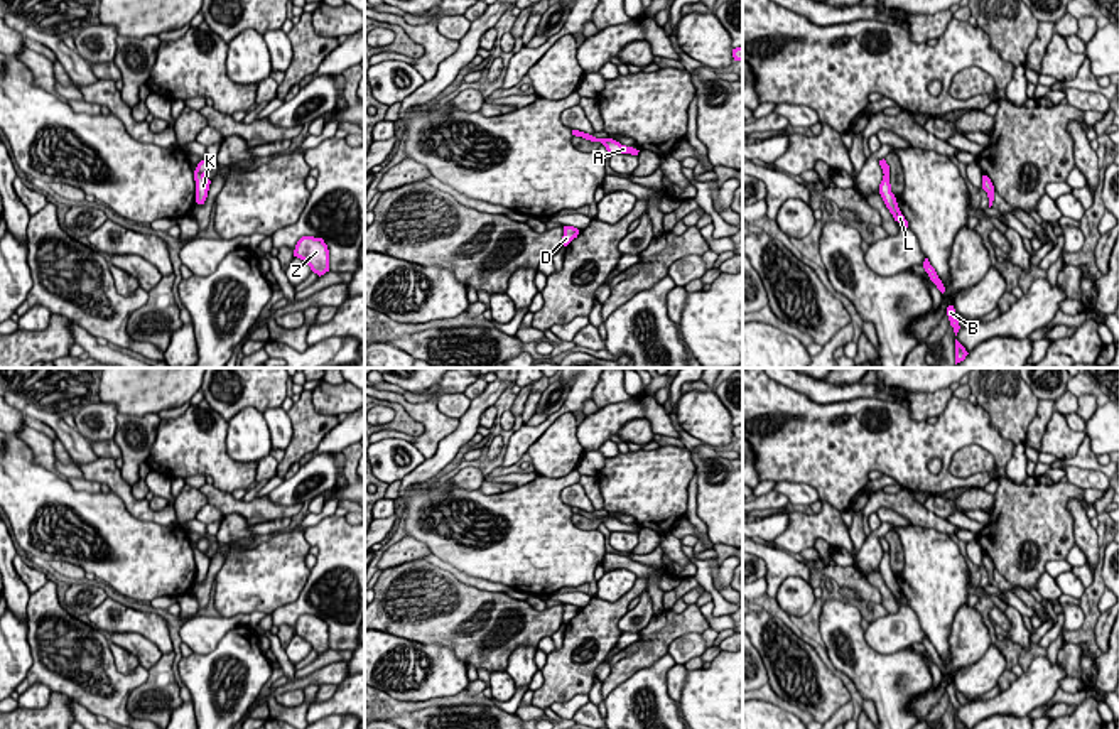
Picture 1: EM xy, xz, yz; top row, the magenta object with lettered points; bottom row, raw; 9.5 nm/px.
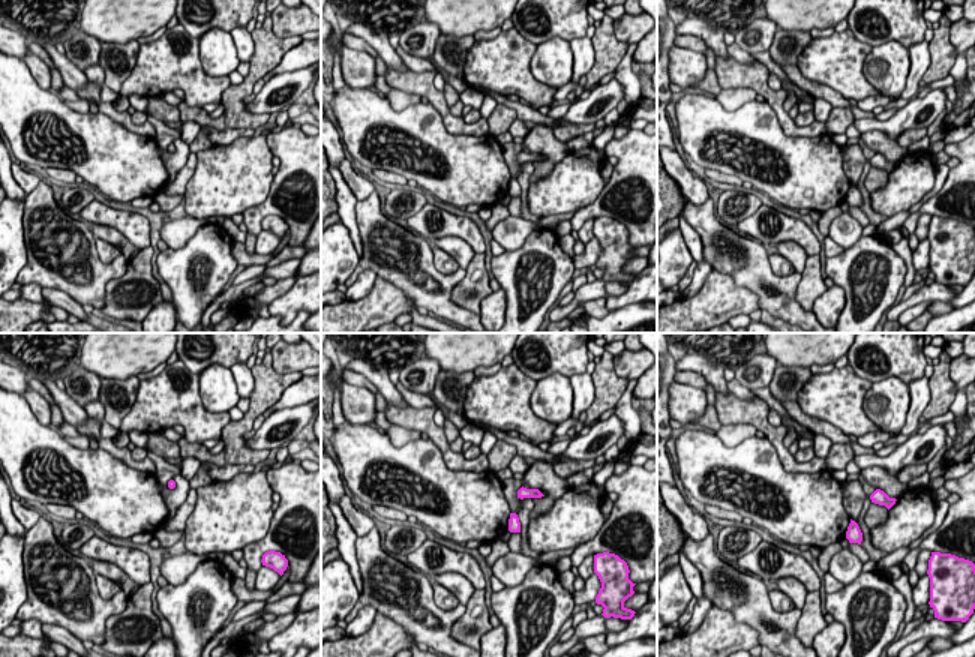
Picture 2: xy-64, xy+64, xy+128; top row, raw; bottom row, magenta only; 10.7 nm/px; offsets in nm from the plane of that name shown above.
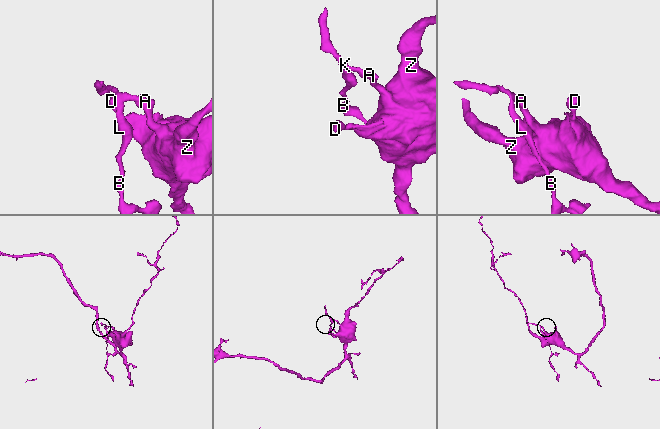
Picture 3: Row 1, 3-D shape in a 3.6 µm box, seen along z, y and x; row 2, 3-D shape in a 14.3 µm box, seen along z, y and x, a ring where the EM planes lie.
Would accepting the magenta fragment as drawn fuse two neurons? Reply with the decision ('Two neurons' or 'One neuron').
Two neurons

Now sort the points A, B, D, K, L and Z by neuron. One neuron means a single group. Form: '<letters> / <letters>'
A D Z / B K L

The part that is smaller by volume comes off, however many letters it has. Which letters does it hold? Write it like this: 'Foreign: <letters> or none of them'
Foreign: B, K, L

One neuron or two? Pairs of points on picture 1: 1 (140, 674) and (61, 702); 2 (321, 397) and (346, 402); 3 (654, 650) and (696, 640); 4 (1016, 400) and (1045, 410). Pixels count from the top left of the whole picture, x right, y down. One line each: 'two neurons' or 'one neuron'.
1: two neurons
2: one neuron
3: two neurons
4: two neurons

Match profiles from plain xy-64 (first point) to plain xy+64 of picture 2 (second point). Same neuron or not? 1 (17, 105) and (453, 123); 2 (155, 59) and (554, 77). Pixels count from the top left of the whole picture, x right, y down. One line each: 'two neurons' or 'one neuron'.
1: two neurons
2: two neurons

